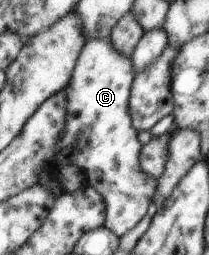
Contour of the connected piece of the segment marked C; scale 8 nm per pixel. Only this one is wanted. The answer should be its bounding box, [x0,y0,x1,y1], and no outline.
[54,36,157,237]

